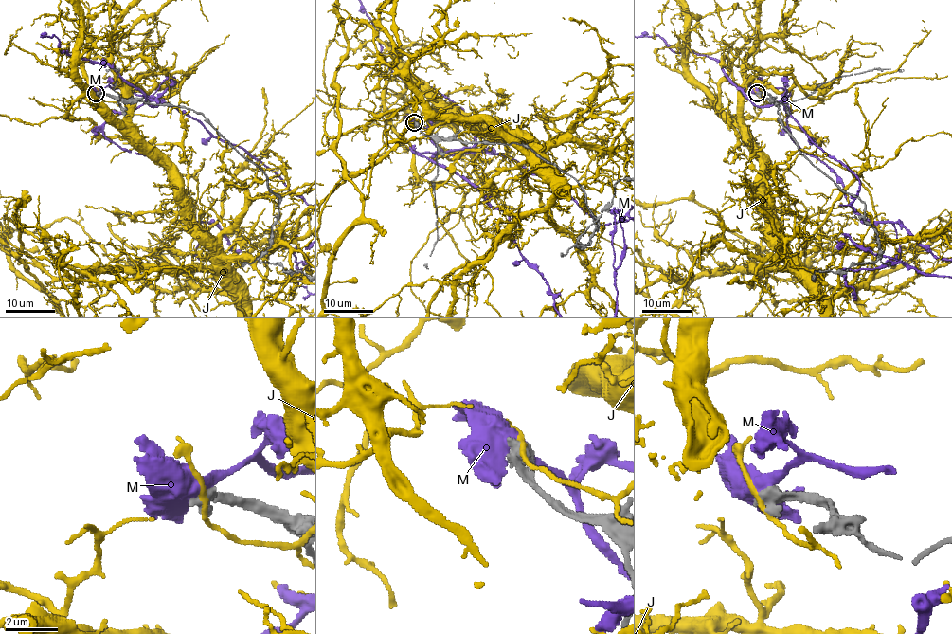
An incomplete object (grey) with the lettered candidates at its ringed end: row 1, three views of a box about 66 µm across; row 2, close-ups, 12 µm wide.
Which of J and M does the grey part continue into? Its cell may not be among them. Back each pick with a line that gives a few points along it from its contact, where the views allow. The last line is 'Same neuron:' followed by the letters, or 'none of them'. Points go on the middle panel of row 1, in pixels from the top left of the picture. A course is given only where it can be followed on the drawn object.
Same neuron: none of them

